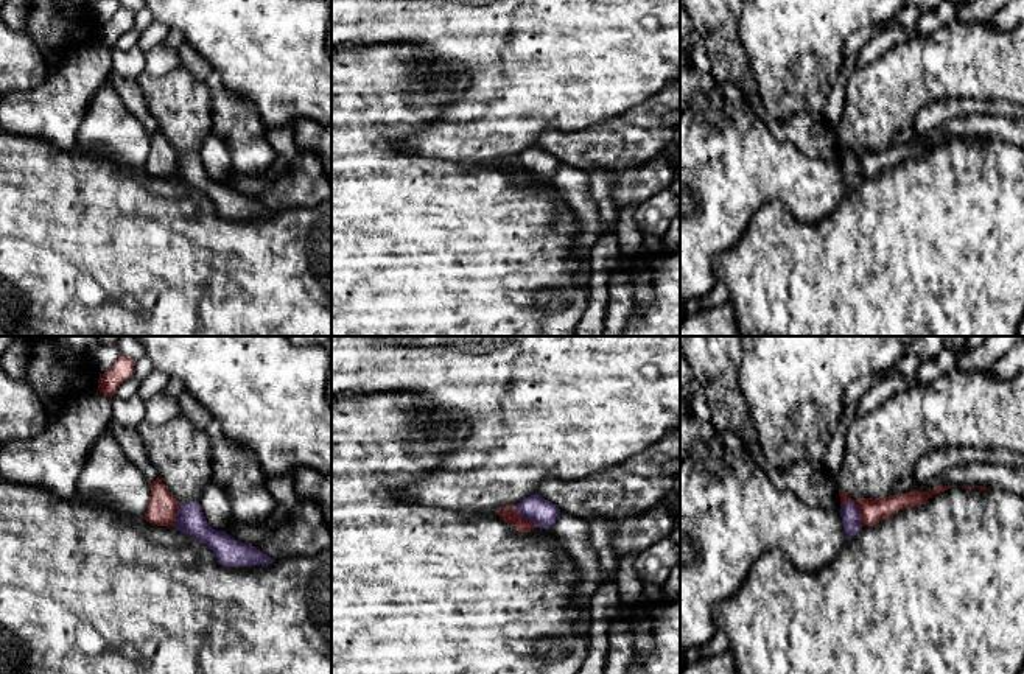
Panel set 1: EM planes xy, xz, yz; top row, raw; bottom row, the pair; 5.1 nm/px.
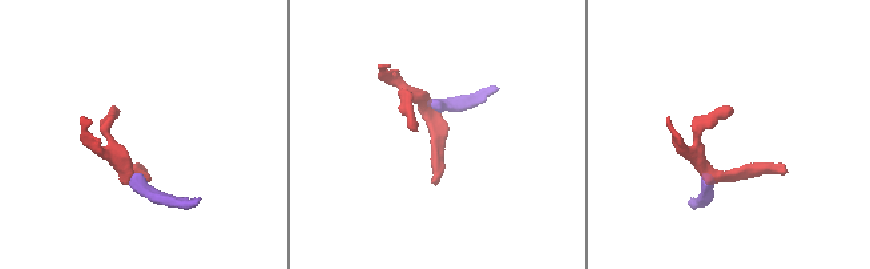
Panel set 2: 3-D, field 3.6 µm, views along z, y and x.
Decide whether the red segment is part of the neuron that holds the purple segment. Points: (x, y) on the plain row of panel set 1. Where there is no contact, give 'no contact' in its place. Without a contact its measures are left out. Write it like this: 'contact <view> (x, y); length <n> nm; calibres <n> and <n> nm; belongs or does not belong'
contact yz (856, 159); length 170 nm; calibres 100 and 140 nm; does not belong

